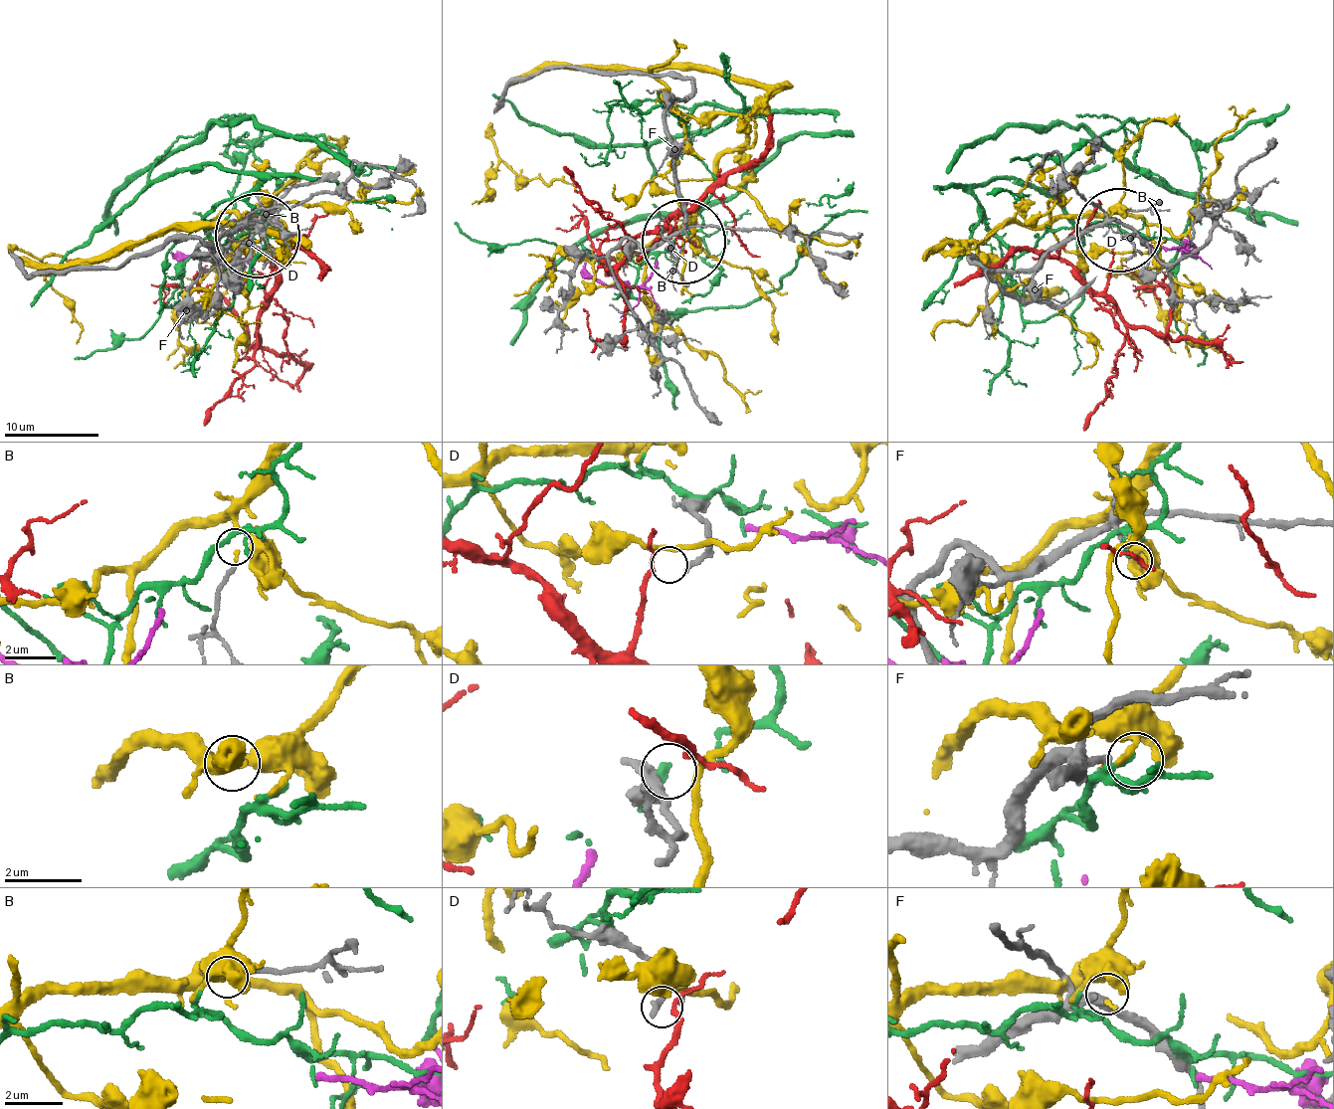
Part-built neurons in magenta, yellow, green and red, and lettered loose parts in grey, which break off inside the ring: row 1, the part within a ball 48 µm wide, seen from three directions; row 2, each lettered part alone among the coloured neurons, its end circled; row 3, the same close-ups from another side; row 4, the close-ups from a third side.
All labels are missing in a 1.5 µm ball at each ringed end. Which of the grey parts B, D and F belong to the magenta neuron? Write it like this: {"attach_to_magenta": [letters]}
{"attach_to_magenta": []}

